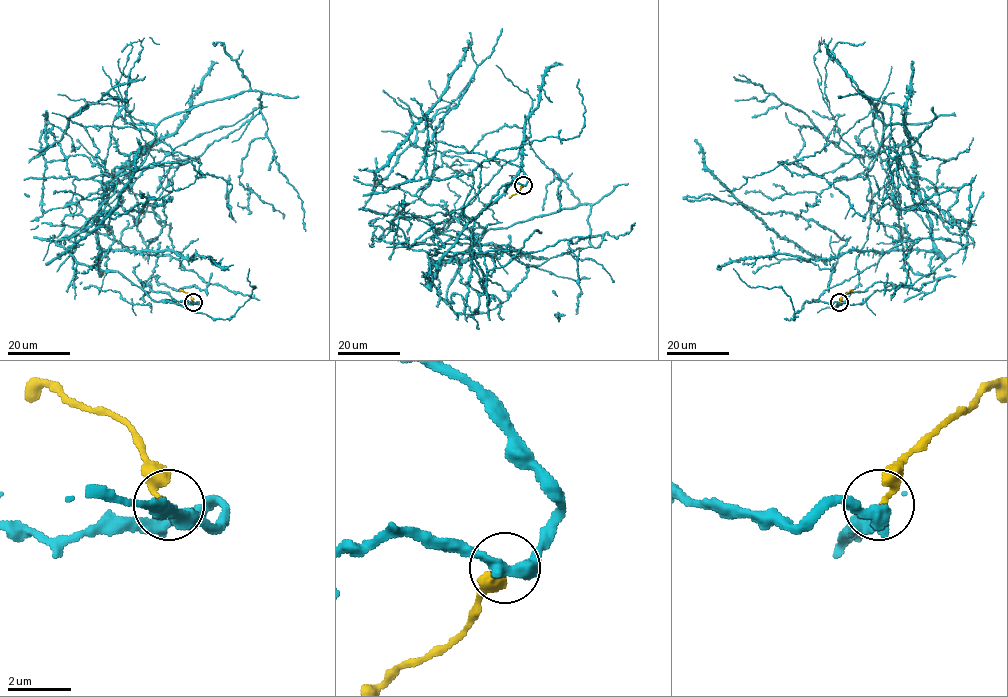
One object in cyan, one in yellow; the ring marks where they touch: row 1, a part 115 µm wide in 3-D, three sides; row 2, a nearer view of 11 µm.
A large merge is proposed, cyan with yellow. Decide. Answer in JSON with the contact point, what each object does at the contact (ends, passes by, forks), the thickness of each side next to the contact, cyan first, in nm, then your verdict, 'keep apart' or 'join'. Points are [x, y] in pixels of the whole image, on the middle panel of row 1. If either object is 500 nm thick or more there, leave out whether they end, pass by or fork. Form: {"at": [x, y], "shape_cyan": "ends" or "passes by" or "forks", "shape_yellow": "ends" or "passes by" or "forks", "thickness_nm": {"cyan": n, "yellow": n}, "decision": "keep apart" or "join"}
{"at": [523, 185], "shape_cyan": "passes by", "shape_yellow": "ends", "thickness_nm": {"cyan": 400, "yellow": 170}, "decision": "keep apart"}

